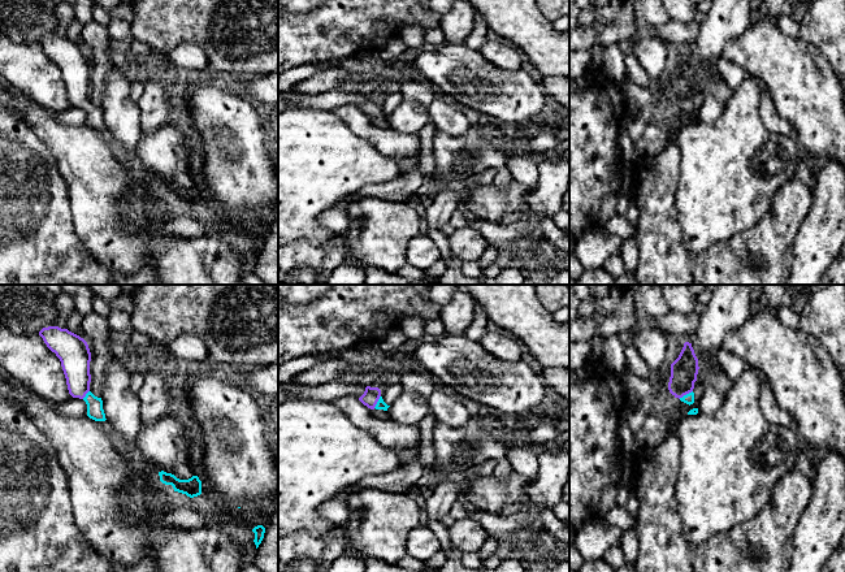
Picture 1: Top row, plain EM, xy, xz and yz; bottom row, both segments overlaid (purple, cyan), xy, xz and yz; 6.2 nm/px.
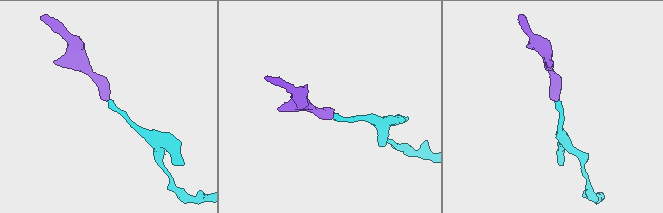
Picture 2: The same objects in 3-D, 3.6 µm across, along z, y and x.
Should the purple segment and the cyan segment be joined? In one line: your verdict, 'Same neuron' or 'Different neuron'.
Same neuron

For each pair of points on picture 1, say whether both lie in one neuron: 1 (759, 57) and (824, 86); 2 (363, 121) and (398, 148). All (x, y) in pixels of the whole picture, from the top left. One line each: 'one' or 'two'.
1: one
2: one

